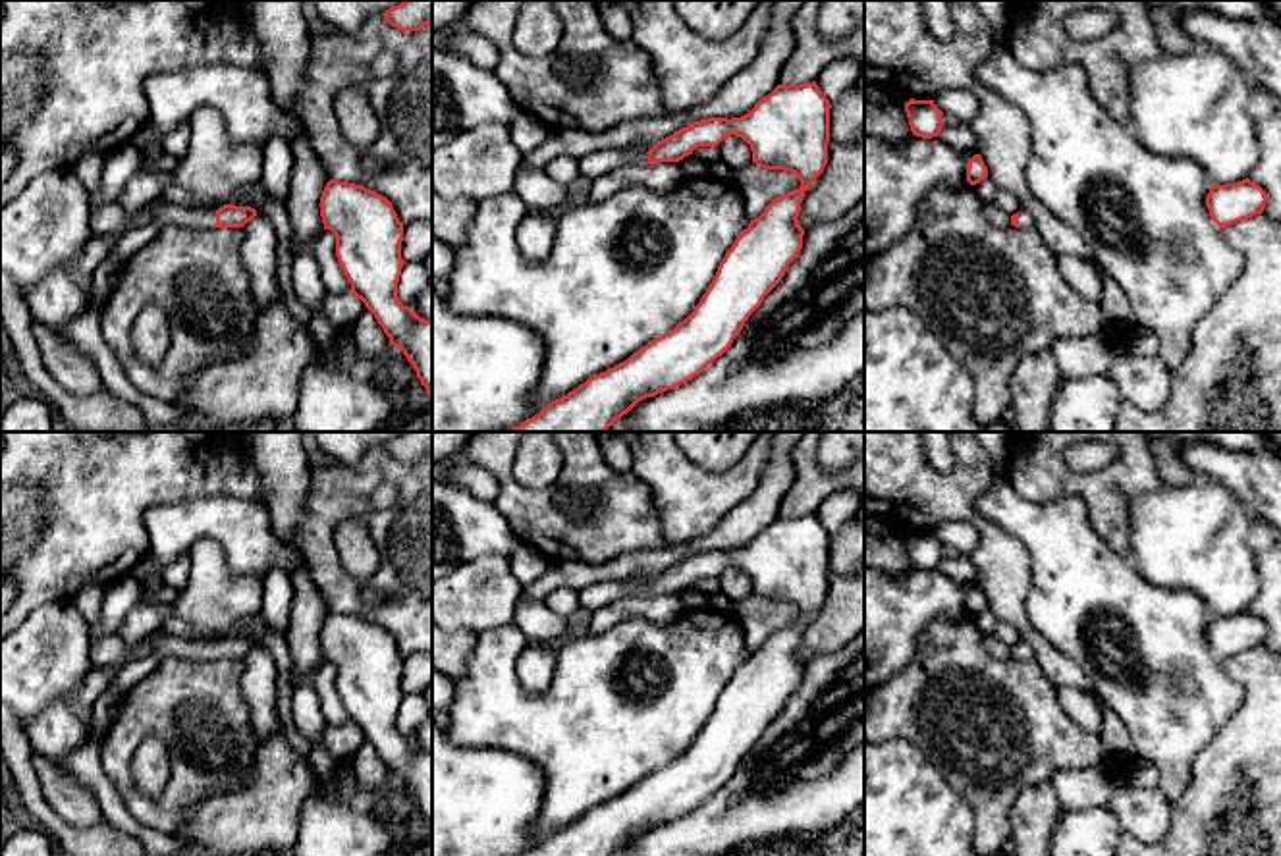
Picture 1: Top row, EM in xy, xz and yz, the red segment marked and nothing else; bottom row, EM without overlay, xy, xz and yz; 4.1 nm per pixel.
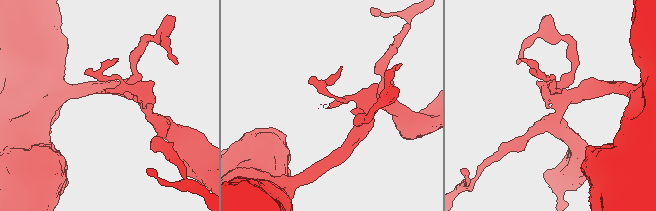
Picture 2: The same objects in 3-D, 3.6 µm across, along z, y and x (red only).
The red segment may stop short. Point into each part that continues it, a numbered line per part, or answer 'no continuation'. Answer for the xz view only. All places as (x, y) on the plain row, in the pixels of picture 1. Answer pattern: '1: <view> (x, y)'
1: xz (599, 594)

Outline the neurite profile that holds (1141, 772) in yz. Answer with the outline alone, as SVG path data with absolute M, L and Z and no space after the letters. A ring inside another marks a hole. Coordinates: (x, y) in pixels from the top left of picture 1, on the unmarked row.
M1140 756L1127 762L1121 769L1117 769L1117 773L1140 787L1158 787L1159 783L1158 767L1150 760Z

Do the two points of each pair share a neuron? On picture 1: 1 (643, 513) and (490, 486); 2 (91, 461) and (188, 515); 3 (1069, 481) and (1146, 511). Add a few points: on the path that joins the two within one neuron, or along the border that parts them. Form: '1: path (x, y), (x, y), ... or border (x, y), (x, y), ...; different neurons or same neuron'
1: border (467, 455), (496, 481), (498, 496), (494, 504); different neurons
2: border (209, 494), (153, 504), (143, 515), (147, 546); different neurons
3: border (1164, 484), (1143, 492), (1131, 506), (1131, 552); different neurons

